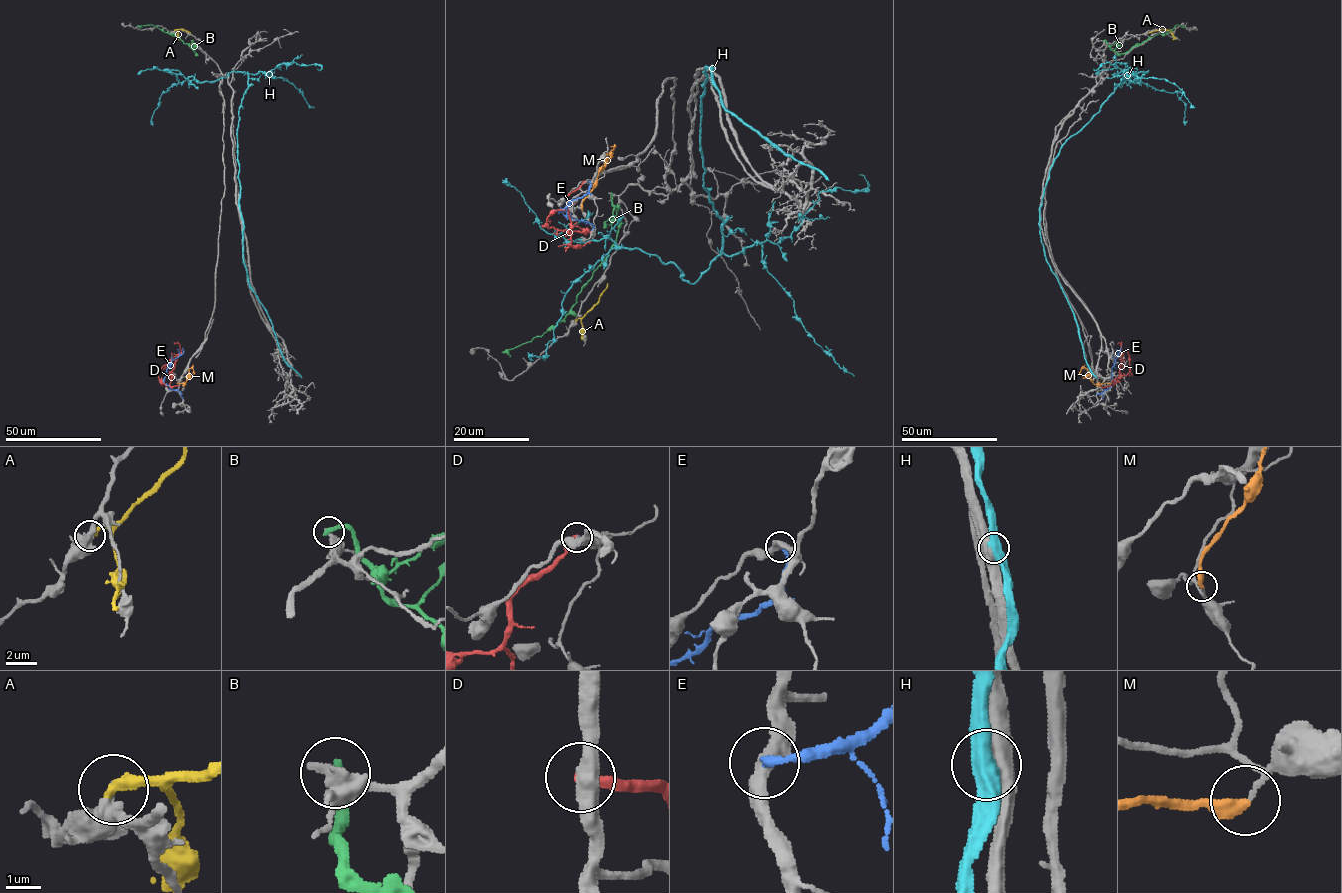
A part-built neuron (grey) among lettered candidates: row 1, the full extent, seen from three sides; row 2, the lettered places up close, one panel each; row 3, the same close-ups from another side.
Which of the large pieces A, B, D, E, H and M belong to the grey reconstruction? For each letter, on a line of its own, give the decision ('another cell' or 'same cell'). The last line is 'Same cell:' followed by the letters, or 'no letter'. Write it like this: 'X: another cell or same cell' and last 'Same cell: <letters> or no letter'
A: another cell
B: another cell
D: another cell
E: another cell
H: another cell
M: another cell
Same cell: no letter

